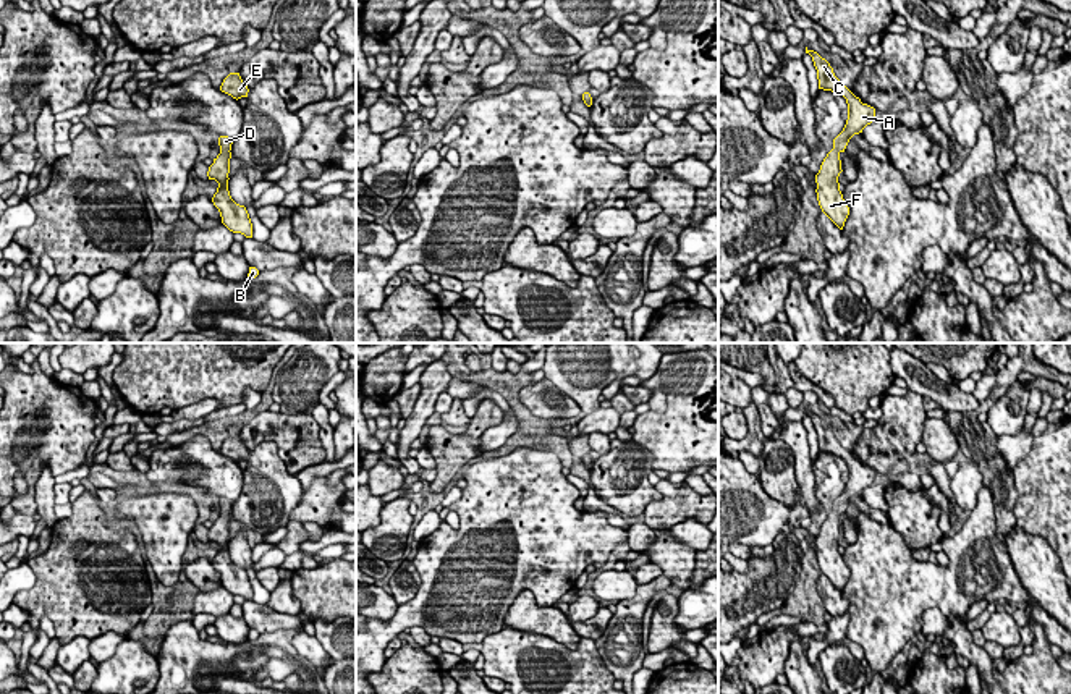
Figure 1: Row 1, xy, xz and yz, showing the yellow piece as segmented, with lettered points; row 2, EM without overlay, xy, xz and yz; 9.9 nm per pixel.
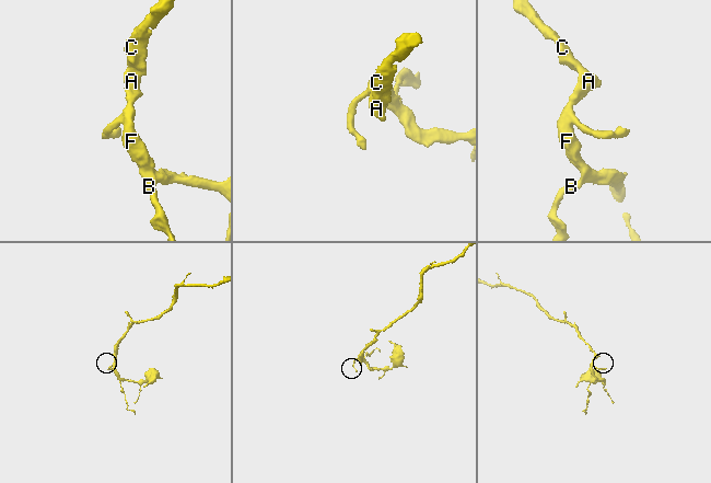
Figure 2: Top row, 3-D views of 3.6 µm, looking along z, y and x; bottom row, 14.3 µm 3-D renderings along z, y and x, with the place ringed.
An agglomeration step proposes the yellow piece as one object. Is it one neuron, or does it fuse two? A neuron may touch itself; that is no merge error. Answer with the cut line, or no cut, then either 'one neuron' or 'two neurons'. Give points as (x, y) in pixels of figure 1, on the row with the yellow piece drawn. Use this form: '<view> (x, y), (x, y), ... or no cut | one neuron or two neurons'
no cut | one neuron

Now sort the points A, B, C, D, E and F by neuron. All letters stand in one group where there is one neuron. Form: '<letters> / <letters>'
A B C D E F

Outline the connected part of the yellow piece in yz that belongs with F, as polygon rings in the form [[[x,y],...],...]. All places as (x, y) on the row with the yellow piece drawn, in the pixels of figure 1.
[[[806,47],[806,53],[812,57],[814,66],[817,70],[819,89],[832,91],[846,99],[848,104],[848,120],[843,131],[833,139],[833,149],[823,159],[819,173],[815,175],[817,183],[817,201],[822,212],[843,230],[845,222],[849,215],[849,207],[843,199],[840,191],[838,176],[841,170],[840,154],[845,152],[849,139],[854,134],[862,133],[862,129],[874,121],[875,108],[862,104],[846,86],[840,83],[835,76],[830,63],[822,58],[817,52]]]

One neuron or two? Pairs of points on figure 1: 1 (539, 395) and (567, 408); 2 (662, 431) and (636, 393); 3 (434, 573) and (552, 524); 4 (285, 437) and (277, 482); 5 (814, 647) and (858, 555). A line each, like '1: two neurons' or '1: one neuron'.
1: one neuron
2: two neurons
3: one neuron
4: two neurons
5: two neurons

